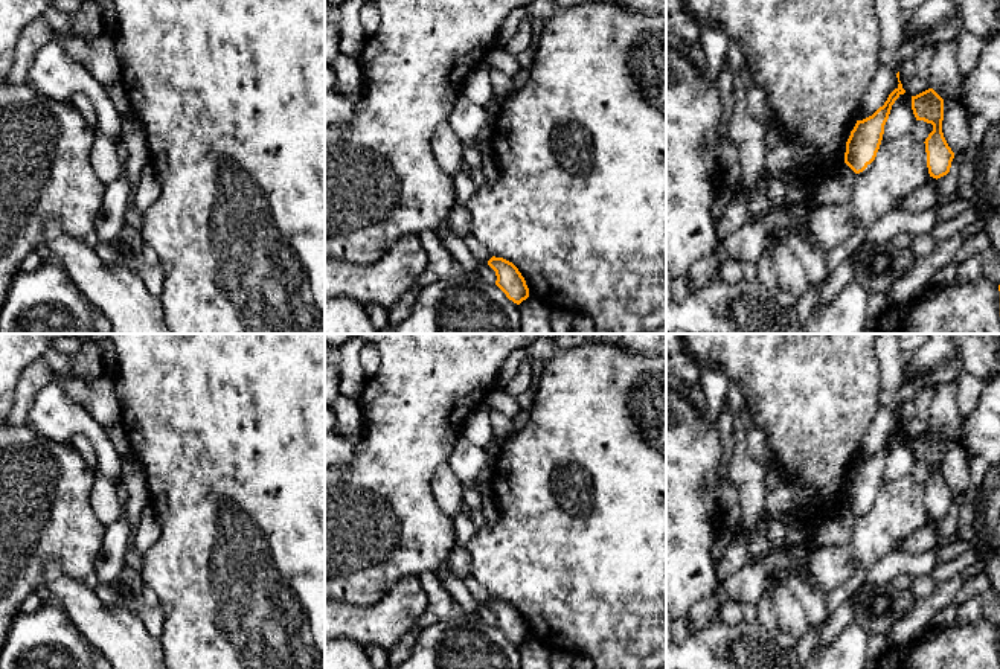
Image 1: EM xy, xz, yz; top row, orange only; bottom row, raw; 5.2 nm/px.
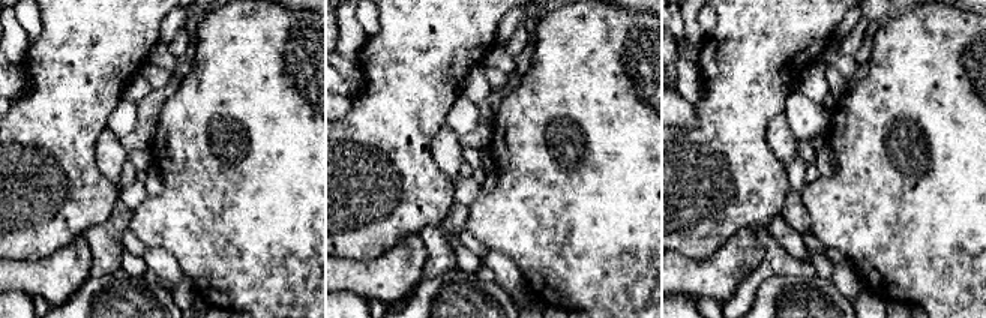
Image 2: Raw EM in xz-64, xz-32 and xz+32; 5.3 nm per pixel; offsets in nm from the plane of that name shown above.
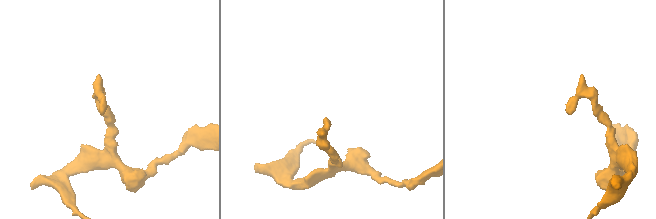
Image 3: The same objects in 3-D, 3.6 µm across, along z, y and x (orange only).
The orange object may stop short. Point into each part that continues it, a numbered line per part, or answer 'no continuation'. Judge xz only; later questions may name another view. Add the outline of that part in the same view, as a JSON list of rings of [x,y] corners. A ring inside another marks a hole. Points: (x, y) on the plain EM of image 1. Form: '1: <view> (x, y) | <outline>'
no continuation

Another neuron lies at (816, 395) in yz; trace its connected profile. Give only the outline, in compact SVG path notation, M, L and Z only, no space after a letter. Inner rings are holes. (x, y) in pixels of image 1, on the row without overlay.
M683 334L684 351L697 360L700 367L716 363L730 383L742 386L744 407L750 410L752 424L759 425L767 433L768 447L776 456L776 466L782 471L784 479L790 480L799 488L814 488L816 495L809 503L811 517L803 520L808 530L825 514L831 512L835 506L845 504L846 483L857 465L857 454L861 450L864 434L880 411L880 363L875 352L878 334Z

